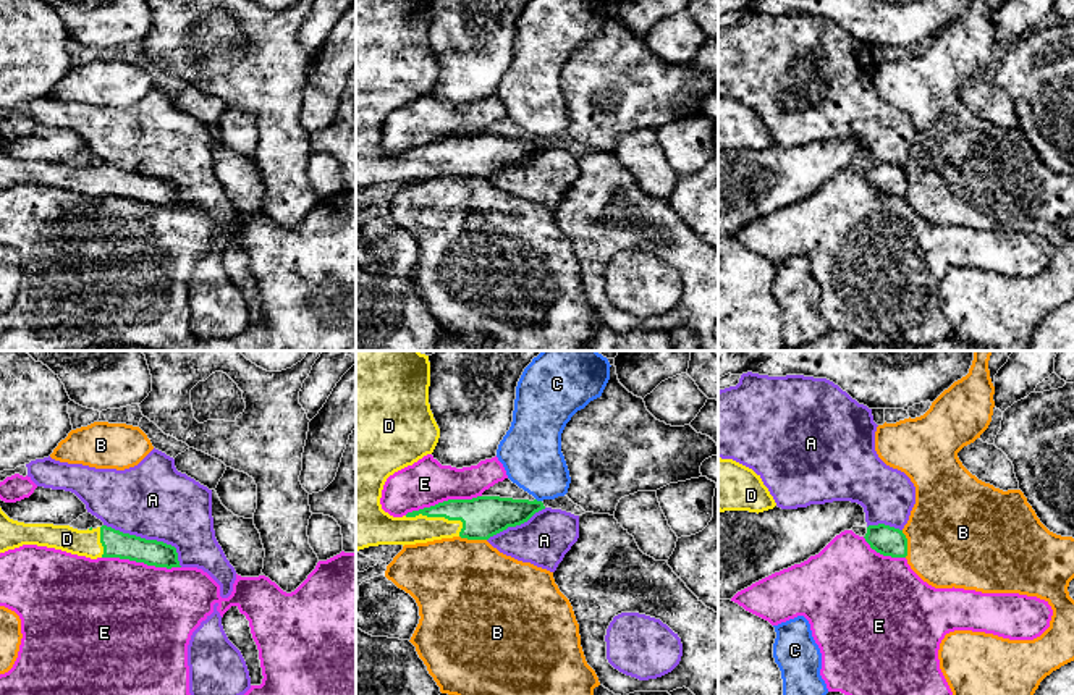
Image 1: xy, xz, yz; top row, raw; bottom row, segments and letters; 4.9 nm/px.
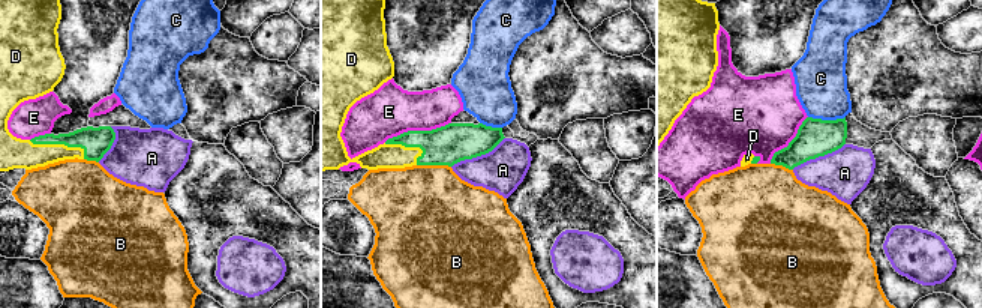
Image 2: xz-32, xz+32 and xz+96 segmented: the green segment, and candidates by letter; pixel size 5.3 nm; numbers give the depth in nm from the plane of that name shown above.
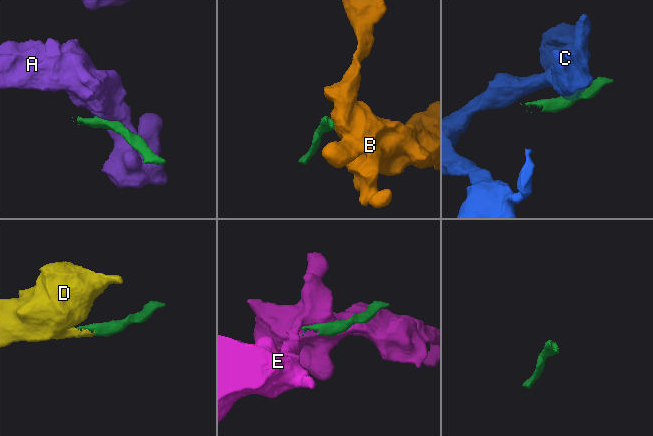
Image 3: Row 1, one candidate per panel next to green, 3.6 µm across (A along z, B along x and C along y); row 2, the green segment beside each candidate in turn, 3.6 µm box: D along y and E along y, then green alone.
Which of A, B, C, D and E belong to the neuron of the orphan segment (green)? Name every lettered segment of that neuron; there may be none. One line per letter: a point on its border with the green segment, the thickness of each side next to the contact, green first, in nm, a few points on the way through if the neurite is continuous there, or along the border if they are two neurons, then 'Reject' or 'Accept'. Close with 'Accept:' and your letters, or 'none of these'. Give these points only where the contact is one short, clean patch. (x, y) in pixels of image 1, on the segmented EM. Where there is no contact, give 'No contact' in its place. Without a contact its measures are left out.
A: Touches green at xy (149, 540). Thickness 130 nm (green) against 380 nm. Reject
B: Touches green at xz (473, 539). Thickness 200 nm (green) against 480 nm. Boundary: xz (460, 535), (486, 540). Reject
C: Touches green at xz (539, 501). Thickness 190 nm (green) against 300 nm. Boundary: xz (536, 498), (541, 501). Reject
D: Touches green at xz (435, 516). Thickness 200 nm (green) against 140 nm. Path across: xz (484, 516), (435, 516), (424, 526), (403, 530). Accept
E: Touches green at xy (141, 561). Thickness 130 nm (green) against 480 nm. Reject
Accept: D

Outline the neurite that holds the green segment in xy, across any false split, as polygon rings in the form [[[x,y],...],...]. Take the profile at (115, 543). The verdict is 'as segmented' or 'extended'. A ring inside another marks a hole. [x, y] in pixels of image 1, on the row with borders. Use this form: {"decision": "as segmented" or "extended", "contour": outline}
{"decision": "extended", "contour": [[[0,508],[0,553],[37,545],[71,554],[97,558],[120,558],[155,567],[181,567],[176,548],[157,540],[146,540],[102,525],[78,530],[70,525],[24,524],[10,519]]]}

